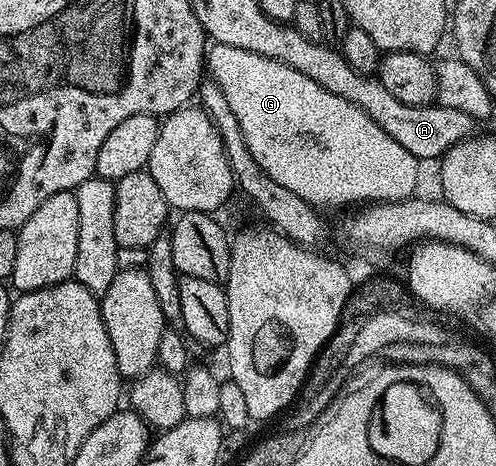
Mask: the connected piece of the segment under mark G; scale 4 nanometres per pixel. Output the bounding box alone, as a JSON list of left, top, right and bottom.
[206,43,422,211]

